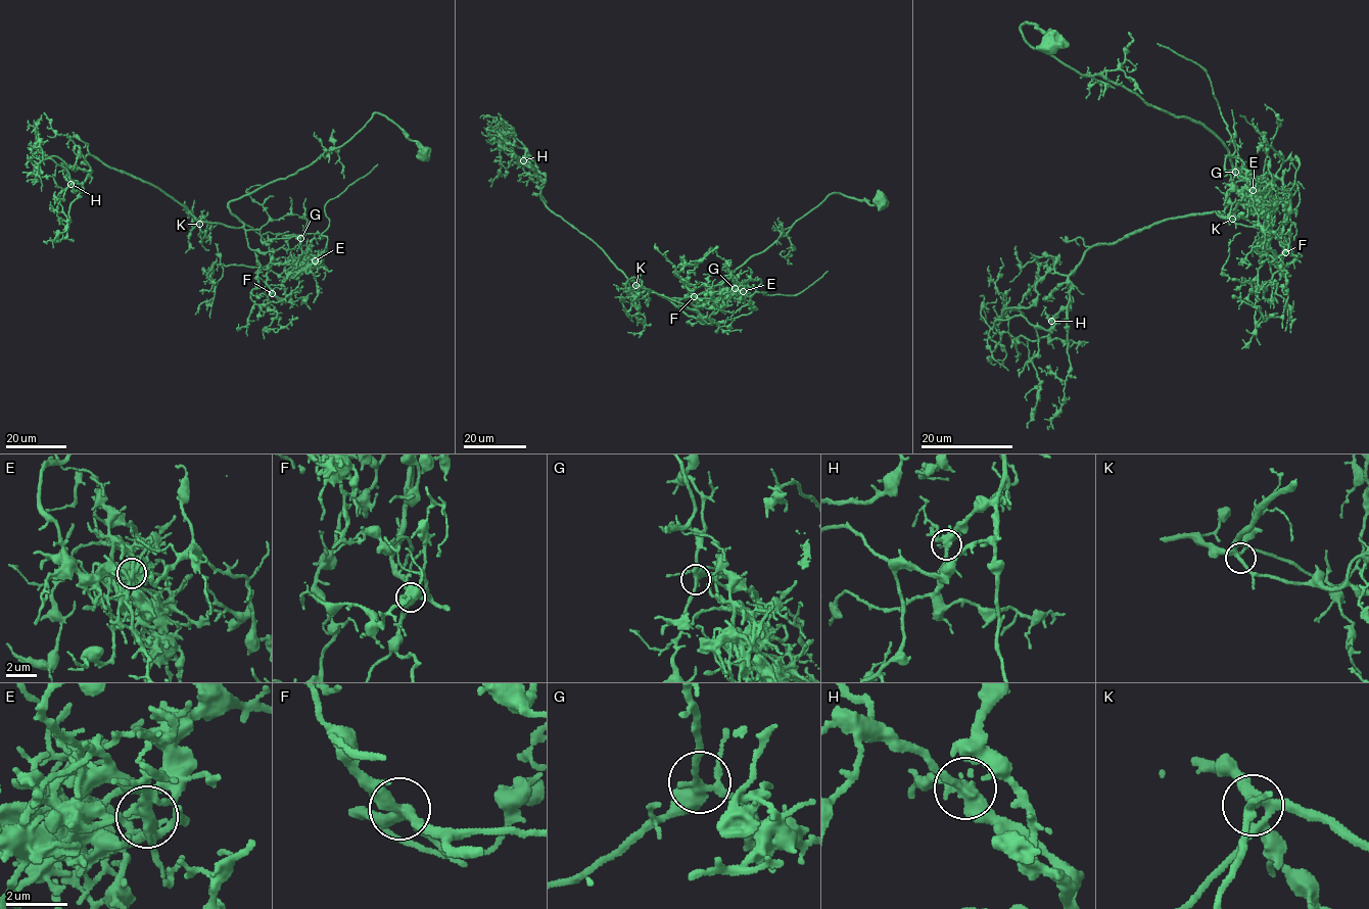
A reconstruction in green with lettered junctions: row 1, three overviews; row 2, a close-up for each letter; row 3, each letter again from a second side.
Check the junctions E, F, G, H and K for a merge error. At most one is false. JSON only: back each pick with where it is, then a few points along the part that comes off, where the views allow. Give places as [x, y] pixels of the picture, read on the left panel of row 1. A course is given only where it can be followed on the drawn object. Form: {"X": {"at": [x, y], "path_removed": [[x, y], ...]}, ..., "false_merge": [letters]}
{"E": {"at": [315, 260], "path_removed": [[315, 260], [327, 243], [327, 237], [322, 235], [329, 223], [325, 205], [378, 163]]}, "false_merge": ["E"]}

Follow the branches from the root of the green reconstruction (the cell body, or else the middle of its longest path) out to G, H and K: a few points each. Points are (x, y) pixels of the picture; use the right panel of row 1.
G: (1054, 43), (1021, 27), (1078, 73), (1207, 128), (1234, 173), (1270, 186), (1235, 172)
H: (1054, 43), (1021, 27), (1078, 73), (1207, 128), (1258, 182), (1227, 217), (1088, 247), (1052, 321)
K: (1054, 43), (1050, 31), (1021, 27), (1029, 43), (1067, 66), (1218, 138), (1234, 173), (1258, 182), (1232, 219)

